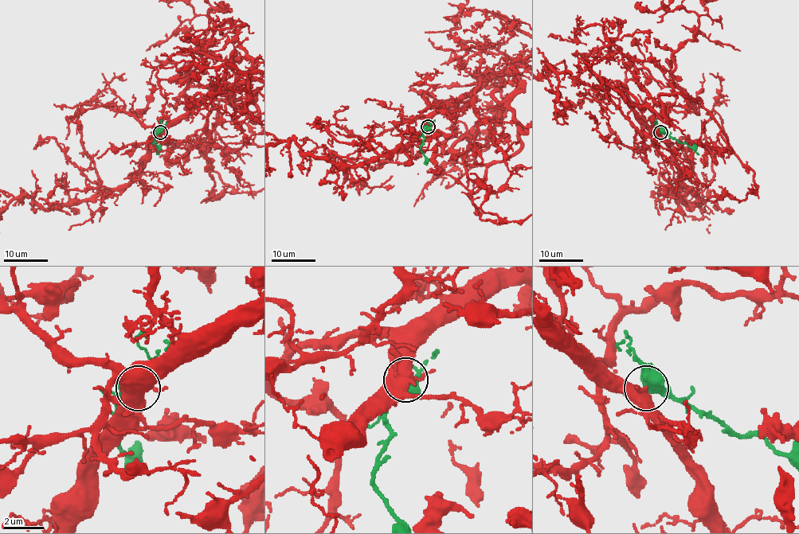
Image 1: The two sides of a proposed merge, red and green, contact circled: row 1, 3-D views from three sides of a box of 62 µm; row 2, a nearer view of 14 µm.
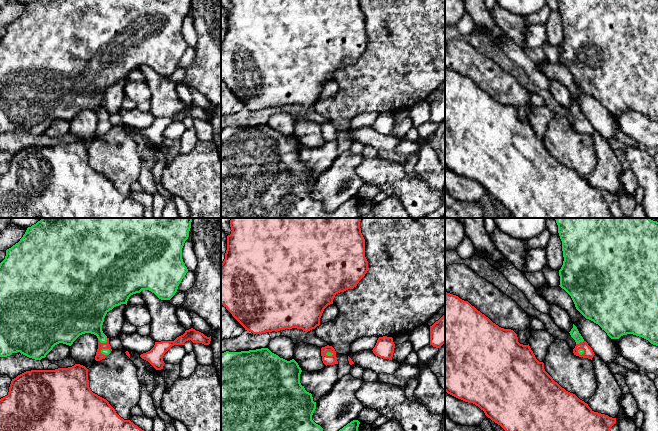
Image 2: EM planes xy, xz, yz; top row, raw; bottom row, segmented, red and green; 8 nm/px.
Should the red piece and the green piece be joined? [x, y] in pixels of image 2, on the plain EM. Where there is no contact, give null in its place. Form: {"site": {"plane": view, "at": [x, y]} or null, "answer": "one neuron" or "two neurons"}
{"site": {"plane": "xy", "at": [103, 119]}, "answer": "one neuron"}

